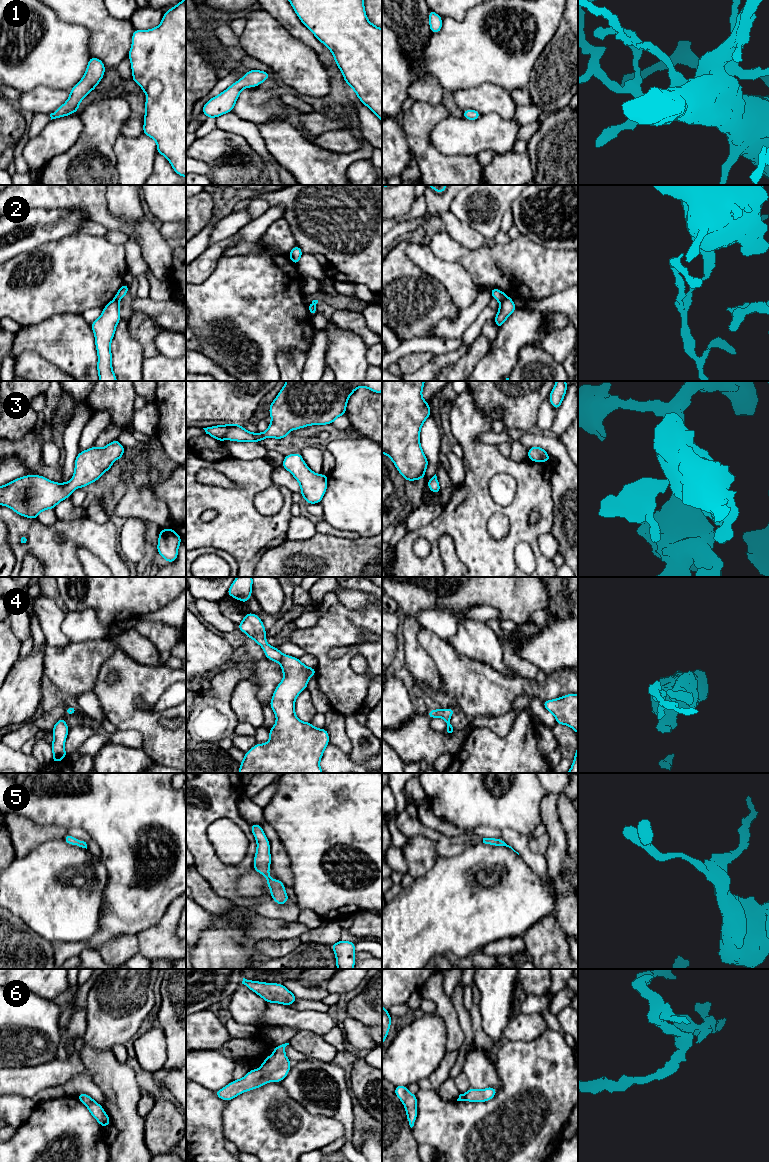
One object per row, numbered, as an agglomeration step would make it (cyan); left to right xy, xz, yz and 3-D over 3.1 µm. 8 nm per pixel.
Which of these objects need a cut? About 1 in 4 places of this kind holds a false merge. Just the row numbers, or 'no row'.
2

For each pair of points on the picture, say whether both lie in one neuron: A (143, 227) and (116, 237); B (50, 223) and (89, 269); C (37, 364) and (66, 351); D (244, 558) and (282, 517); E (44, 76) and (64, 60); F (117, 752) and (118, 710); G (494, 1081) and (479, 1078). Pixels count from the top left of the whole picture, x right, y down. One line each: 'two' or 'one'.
A: two
B: two
C: two
D: one
E: one
F: two
G: one

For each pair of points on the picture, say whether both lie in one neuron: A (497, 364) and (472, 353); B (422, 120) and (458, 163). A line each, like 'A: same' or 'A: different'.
A: different
B: same

